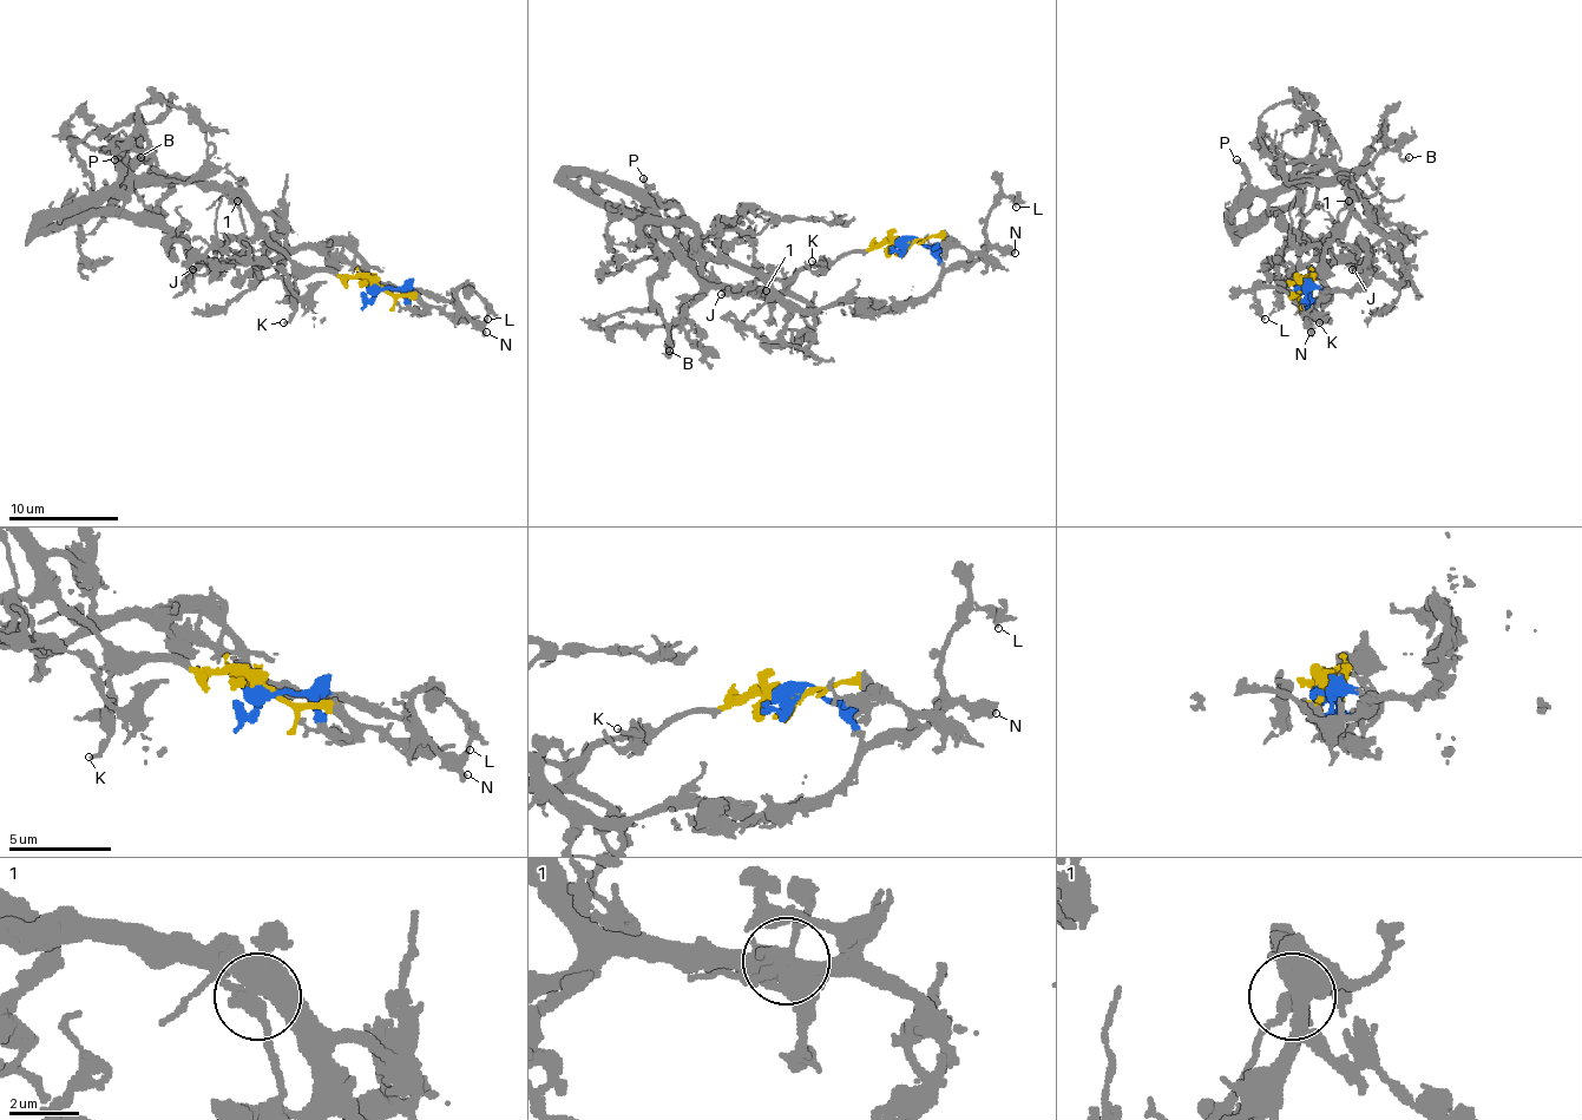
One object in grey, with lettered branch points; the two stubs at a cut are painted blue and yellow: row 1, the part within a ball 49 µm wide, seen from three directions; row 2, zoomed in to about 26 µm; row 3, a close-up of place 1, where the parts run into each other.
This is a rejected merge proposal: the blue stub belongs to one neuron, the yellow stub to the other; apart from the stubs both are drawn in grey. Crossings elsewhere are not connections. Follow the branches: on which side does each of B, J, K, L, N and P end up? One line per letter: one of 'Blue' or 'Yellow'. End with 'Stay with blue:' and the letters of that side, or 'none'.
B: Yellow
J: Yellow
K: Yellow
L: Blue
N: Blue
P: Yellow
Stay with blue: L, N

